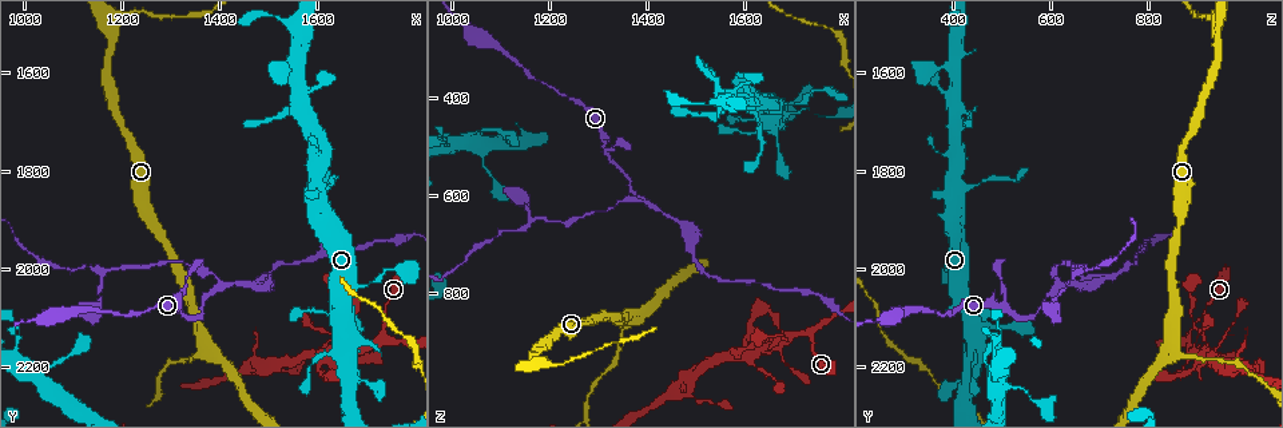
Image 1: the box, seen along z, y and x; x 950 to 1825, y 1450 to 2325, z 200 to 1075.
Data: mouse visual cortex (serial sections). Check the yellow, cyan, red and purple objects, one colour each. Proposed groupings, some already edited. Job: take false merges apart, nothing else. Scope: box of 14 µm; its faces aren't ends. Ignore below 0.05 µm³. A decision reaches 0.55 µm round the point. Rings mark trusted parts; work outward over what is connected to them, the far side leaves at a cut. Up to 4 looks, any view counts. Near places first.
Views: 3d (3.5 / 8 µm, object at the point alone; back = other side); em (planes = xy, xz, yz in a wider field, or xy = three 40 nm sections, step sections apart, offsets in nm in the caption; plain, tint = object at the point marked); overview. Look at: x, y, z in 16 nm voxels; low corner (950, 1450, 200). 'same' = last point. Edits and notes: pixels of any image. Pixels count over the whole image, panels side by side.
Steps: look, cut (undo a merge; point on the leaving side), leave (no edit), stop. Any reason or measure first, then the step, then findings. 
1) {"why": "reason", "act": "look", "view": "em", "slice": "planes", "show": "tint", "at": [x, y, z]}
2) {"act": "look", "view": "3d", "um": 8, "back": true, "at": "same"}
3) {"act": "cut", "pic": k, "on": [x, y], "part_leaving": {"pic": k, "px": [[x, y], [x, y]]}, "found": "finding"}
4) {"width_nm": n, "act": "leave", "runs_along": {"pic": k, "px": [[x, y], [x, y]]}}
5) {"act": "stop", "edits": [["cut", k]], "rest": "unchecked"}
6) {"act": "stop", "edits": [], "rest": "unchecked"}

{"act": "look", "view": "3d", "um": 3.5, "at": [1400, 2035, 610]}

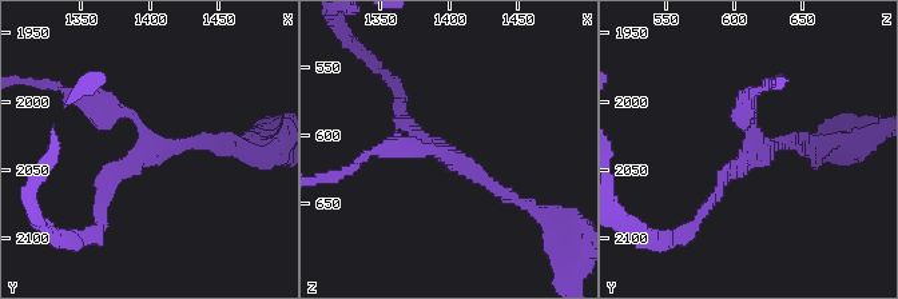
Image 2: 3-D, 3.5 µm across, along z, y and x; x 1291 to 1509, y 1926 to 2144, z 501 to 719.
{"arms": 3, "arm_widths_nm": [150, 200, 250], "act": "look", "view": "em", "slice": "xy", "step": 1, "show": "tint", "at": [1400, 2038, 614]}

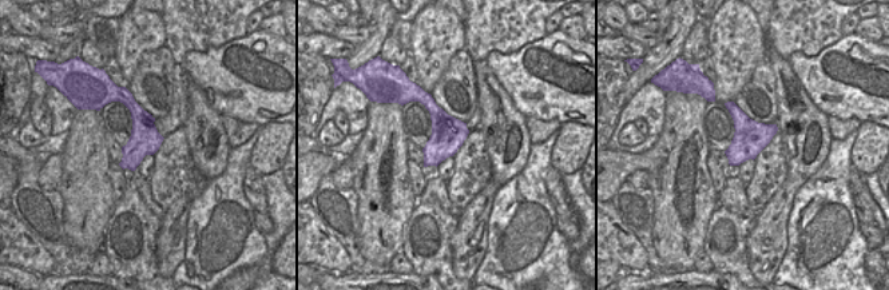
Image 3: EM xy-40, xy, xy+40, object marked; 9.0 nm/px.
{"act": "leave", "found": "all the same cell"}

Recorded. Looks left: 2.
{"why": "sharp bend", "act": "look", "view": "3d", "um": 3.5, "at": [1175, 2000, 650]}

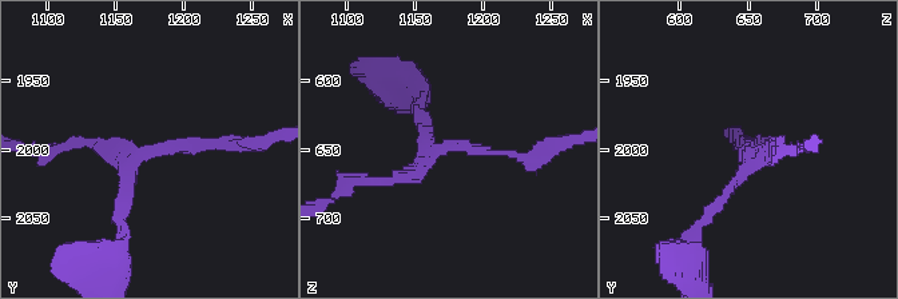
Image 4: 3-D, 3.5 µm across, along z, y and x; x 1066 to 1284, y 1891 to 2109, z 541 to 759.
{"arms": 3, "act": "leave", "runs_along": {"pic": 4, "px": [[229, 146], [143, 150], [118, 219]]}, "found": "one cell here"}

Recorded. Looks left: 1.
{"act": "stop", "edits": [], "rest": "unchecked"}

